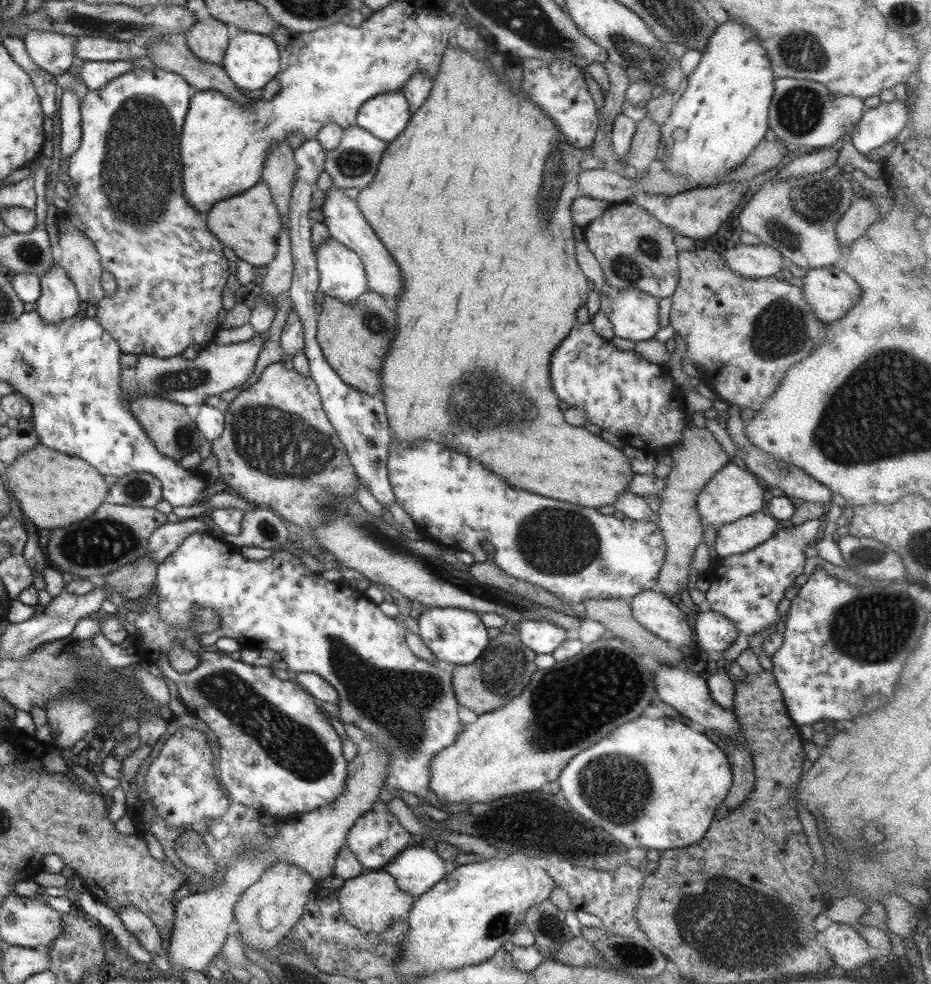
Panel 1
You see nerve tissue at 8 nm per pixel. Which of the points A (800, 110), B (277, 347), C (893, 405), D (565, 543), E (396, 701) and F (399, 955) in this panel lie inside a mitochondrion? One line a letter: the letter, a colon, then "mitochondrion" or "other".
A: mitochondrion
B: other
C: mitochondrion
D: mitochondrion
E: mitochondrion
F: other

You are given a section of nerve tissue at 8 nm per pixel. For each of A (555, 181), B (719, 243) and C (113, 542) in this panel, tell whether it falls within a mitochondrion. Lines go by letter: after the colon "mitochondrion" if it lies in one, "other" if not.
A: mitochondrion
B: other
C: mitochondrion

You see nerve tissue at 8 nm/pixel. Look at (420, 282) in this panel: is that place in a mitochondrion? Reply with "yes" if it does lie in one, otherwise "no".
no

